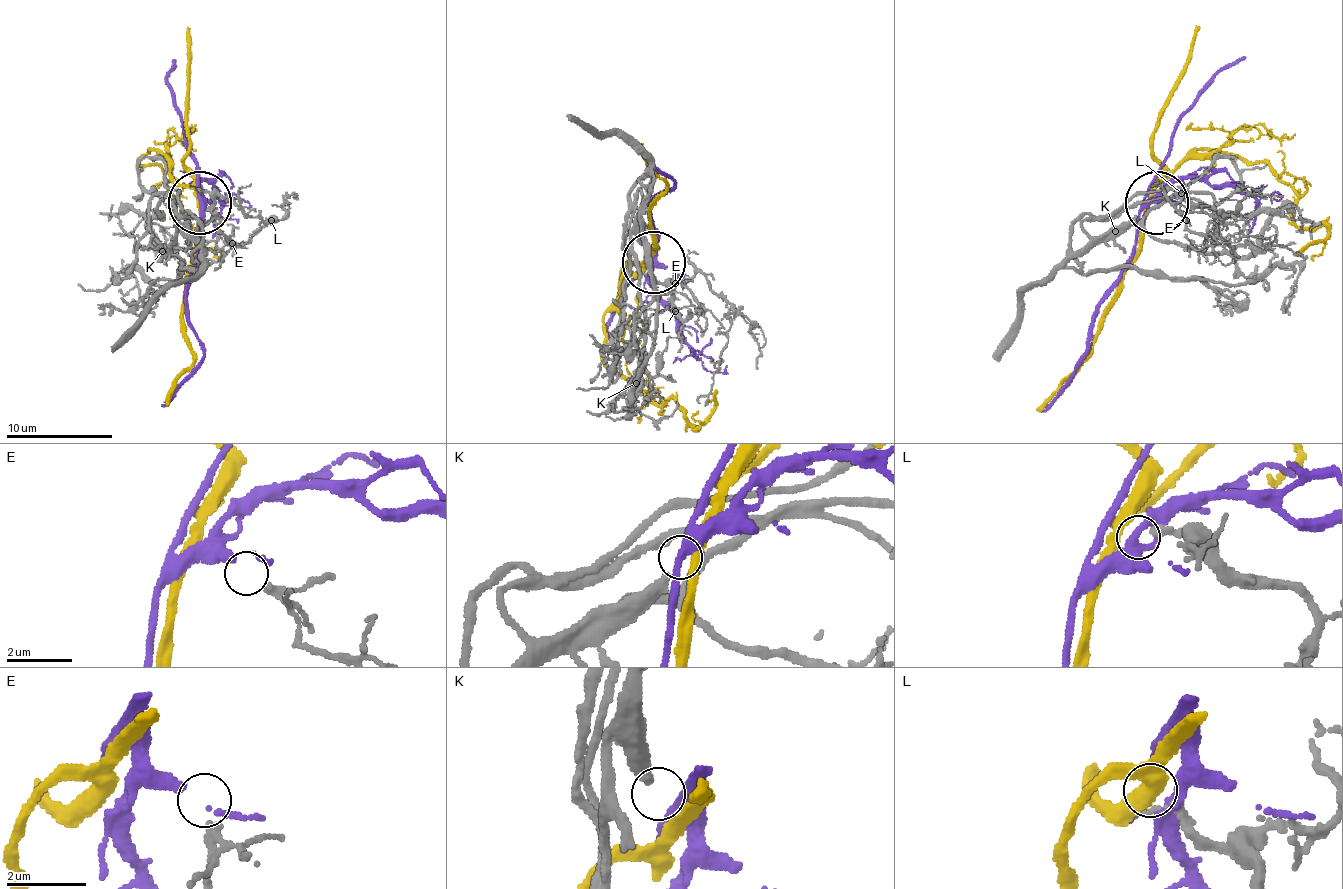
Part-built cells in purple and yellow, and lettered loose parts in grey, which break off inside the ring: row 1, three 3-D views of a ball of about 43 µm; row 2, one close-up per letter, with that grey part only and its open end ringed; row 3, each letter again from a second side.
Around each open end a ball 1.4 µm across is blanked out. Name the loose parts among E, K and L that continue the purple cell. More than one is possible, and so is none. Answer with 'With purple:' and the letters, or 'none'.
With purple: E

